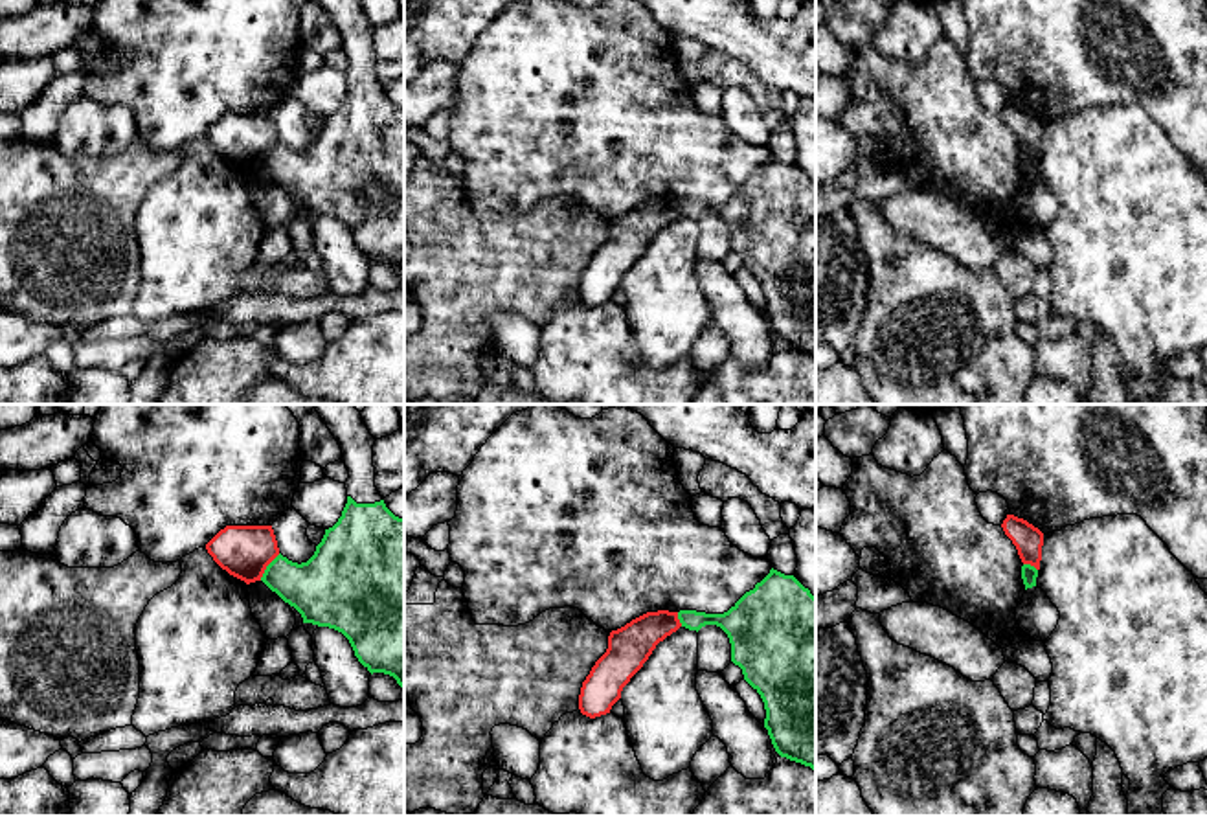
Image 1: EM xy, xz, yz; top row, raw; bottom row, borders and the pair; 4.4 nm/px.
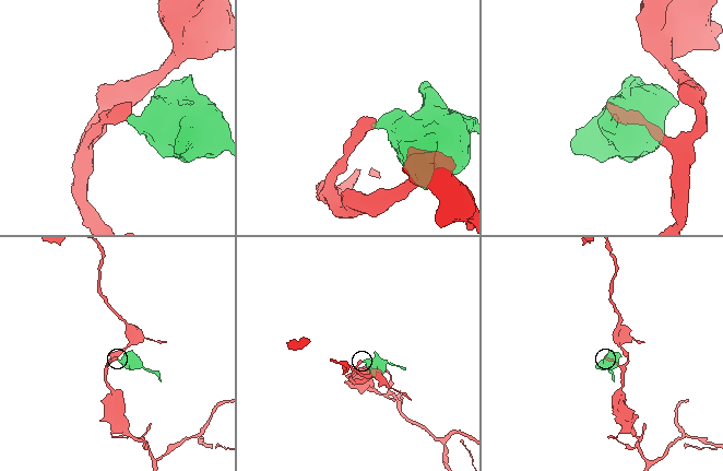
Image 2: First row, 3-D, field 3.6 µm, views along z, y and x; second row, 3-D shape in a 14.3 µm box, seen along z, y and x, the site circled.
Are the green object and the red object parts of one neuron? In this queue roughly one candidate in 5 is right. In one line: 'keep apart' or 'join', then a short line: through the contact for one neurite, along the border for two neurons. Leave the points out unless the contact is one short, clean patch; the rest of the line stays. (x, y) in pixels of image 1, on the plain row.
keep apart; line xy (280, 142), (259, 168)

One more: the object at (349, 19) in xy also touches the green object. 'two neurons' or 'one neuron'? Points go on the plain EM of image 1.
one neuron

